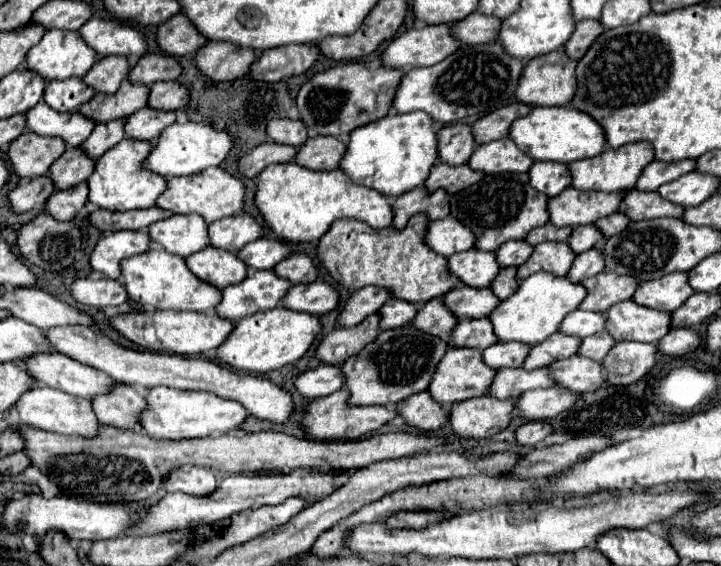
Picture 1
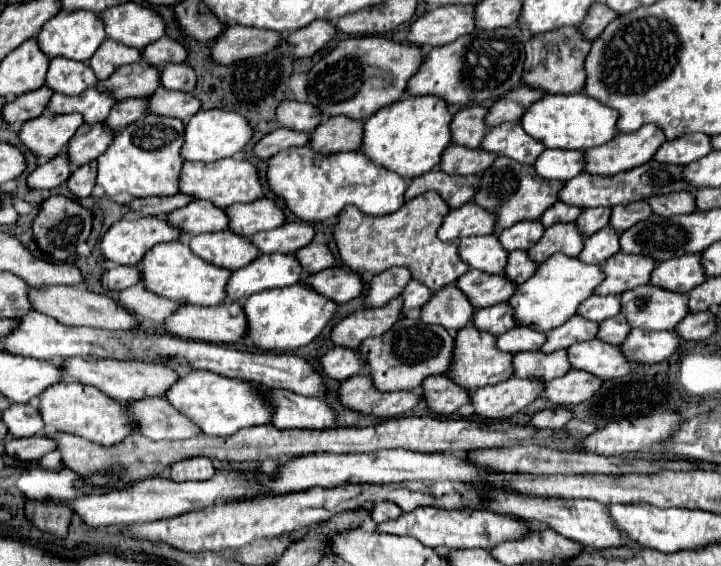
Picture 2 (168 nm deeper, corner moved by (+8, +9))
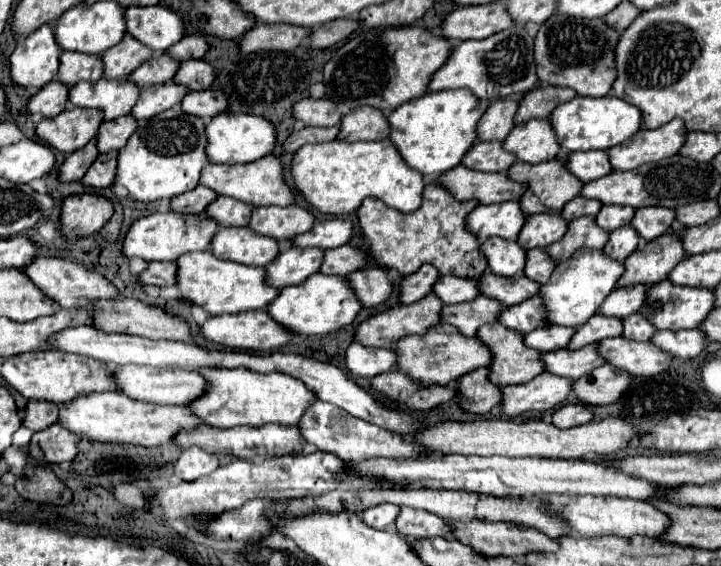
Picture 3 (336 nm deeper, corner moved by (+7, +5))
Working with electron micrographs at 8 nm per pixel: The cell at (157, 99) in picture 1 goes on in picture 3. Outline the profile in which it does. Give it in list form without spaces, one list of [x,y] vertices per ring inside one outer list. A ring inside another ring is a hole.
[[[189,59],[189,61],[181,61],[179,69],[173,77],[175,83],[187,87],[189,91],[205,91],[211,87],[215,75],[213,69],[209,69],[209,65],[201,59]]]

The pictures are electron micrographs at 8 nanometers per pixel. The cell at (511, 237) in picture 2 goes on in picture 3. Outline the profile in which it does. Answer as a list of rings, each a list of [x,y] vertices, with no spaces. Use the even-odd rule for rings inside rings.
[[[537,213],[537,215],[529,215],[525,219],[523,229],[519,231],[517,243],[521,247],[525,247],[525,251],[529,249],[545,249],[549,243],[555,243],[557,239],[561,239],[561,235],[565,233],[565,219],[561,219],[561,215],[551,215],[551,213]]]

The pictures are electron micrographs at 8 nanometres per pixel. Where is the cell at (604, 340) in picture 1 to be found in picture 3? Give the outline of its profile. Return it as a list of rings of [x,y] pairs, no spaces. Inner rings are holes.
[[[633,313],[629,317],[623,319],[623,339],[631,339],[631,341],[649,341],[651,335],[655,333],[655,327],[641,317],[639,313]]]

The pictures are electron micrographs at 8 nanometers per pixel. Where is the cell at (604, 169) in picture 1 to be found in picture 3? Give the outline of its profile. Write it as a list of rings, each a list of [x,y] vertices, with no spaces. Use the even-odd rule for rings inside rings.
[[[673,119],[657,129],[641,129],[621,145],[607,151],[613,171],[631,171],[645,163],[655,163],[673,157],[685,141],[681,119]]]

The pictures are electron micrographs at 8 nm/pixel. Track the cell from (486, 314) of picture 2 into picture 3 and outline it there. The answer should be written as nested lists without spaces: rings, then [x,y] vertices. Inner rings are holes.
[[[533,295],[533,297],[525,299],[523,303],[503,307],[497,321],[507,329],[527,335],[529,331],[545,325],[545,311],[541,311],[541,299],[537,299],[537,295]]]

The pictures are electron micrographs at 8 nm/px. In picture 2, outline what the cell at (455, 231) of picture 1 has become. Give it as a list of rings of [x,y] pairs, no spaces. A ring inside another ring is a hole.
[[[466,203],[444,217],[442,227],[438,229],[438,237],[442,241],[458,241],[472,235],[494,235],[494,227],[496,215],[492,215],[492,211],[476,207],[476,203]]]

